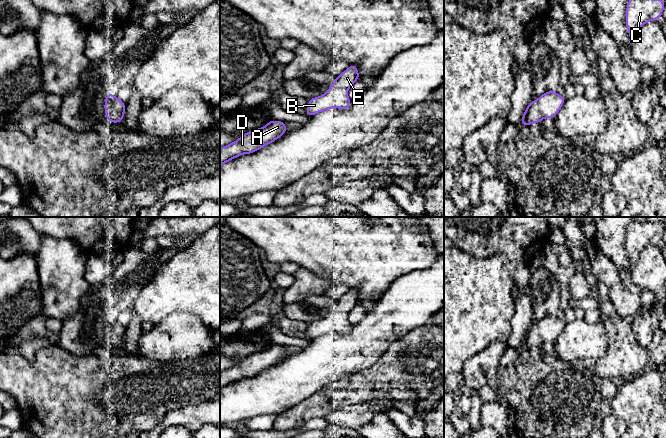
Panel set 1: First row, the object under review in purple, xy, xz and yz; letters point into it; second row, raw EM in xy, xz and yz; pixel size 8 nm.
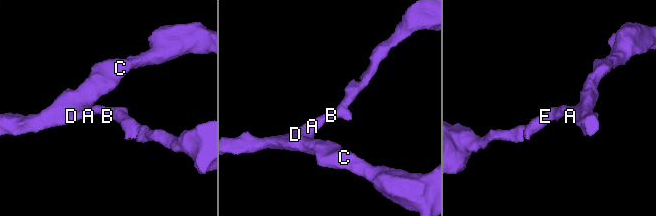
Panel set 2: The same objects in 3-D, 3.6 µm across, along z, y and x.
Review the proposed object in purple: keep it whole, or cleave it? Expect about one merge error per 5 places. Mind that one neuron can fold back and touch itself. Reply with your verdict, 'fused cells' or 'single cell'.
single cell

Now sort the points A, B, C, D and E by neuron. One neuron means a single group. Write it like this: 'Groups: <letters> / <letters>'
Groups: A B C D E

